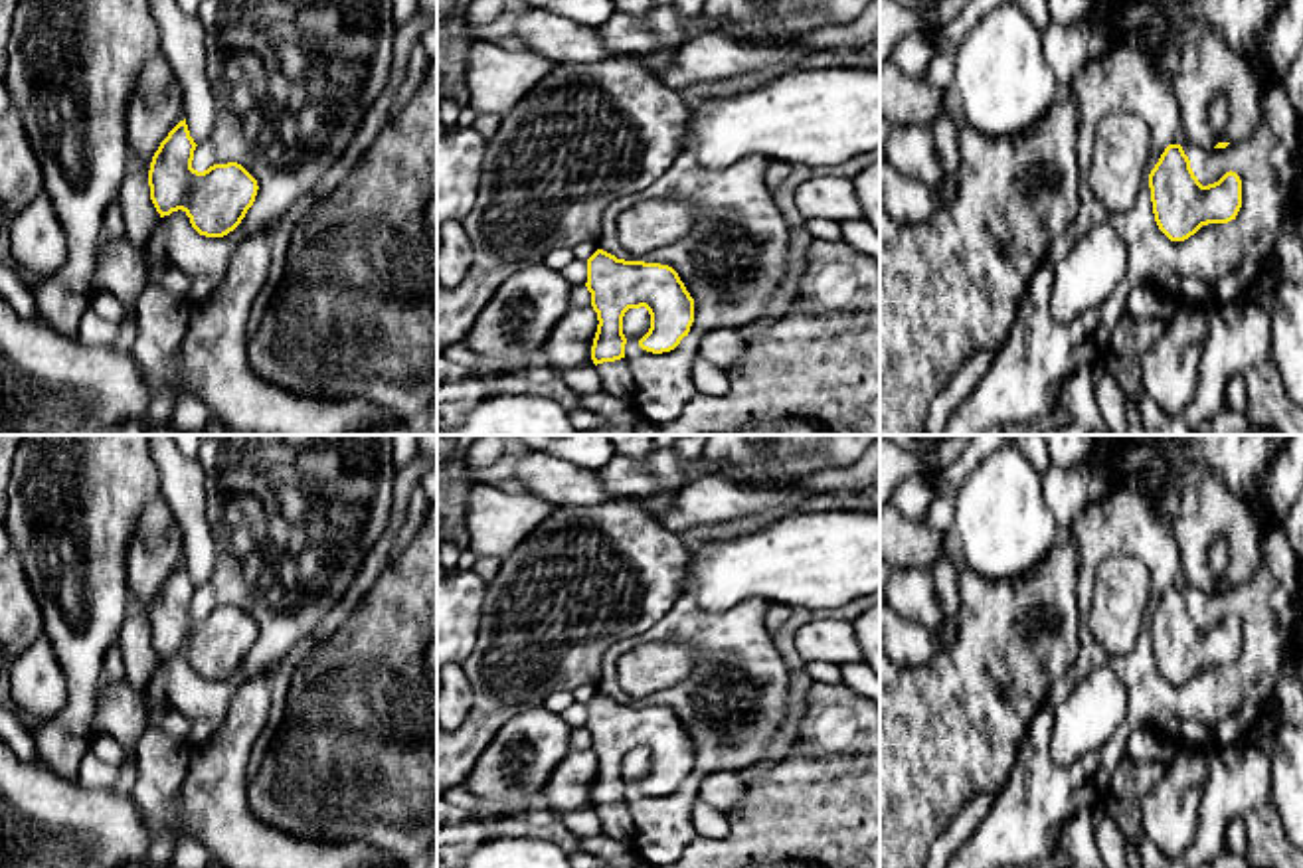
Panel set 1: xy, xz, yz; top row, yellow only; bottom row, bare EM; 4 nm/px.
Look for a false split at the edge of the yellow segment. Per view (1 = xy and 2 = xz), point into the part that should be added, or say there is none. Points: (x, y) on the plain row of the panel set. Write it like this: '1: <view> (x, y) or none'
1: none
2: xz (617, 823)

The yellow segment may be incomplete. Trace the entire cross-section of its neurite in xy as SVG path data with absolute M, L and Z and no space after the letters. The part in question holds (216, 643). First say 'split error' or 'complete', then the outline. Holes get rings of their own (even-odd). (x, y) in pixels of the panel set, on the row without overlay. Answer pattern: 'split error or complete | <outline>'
complete | M186 562L180 564L160 585L148 613L150 643L160 660L182 652L192 670L206 680L223 680L233 674L257 639L257 623L237 605L214 607L204 615L192 611L196 585L190 579Z

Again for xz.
split error | M603 692L587 702L585 730L599 763L591 803L601 819L603 834L631 844L635 821L625 805L625 755L641 749L649 753L651 771L639 789L662 797L688 779L694 765L694 741L672 710L617 702Z

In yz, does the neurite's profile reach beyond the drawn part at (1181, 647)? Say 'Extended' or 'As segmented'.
As segmented

